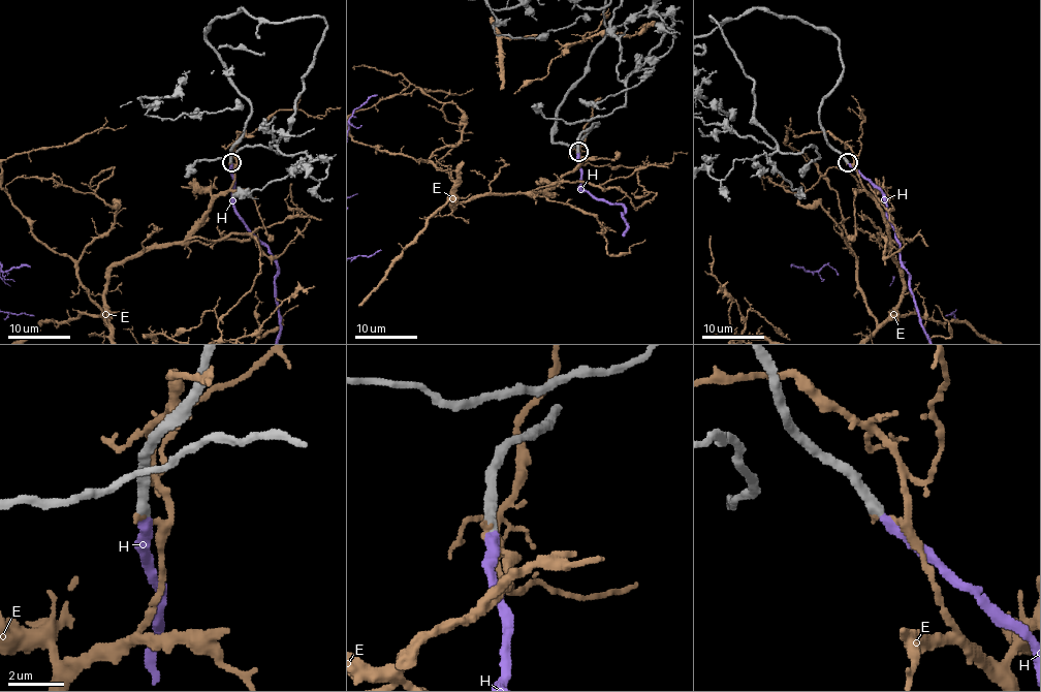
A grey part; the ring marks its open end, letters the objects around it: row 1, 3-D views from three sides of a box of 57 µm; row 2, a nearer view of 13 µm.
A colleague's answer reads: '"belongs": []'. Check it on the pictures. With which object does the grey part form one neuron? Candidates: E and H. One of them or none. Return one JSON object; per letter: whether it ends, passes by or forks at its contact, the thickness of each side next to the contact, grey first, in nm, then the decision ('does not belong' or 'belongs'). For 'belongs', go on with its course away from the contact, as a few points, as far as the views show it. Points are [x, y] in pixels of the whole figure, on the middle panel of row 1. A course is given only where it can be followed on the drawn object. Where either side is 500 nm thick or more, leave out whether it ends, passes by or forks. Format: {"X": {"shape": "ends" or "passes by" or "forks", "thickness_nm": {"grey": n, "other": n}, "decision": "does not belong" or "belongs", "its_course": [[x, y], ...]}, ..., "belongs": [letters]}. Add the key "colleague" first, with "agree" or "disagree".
{"colleague": "disagree", "E": {"shape": "ends", "thickness_nm": {"grey": 400, "other": 190}, "decision": "does not belong"}, "H": {"shape": "ends", "thickness_nm": {"grey": 400, "other": 360}, "decision": "belongs"}, "belongs": ["H"]}

